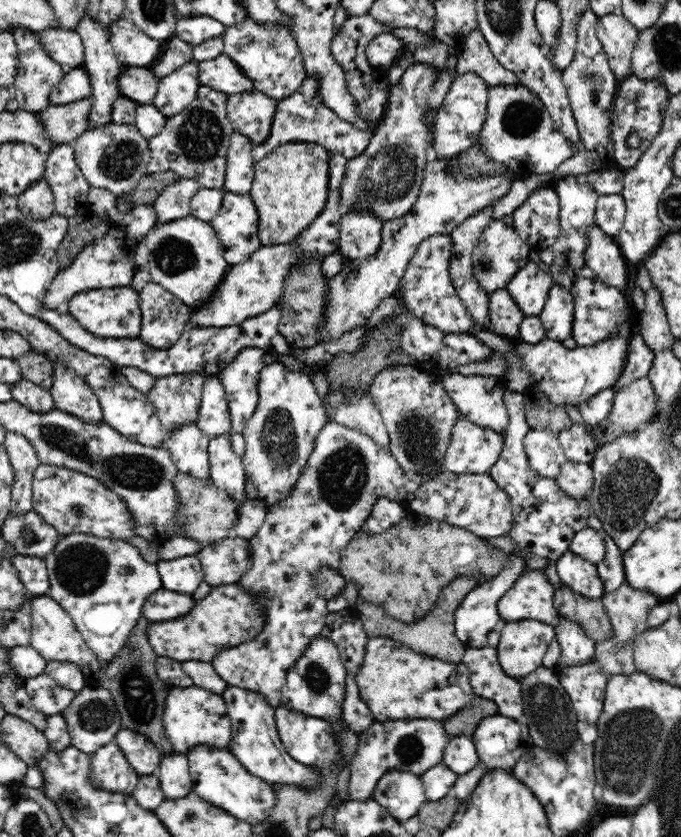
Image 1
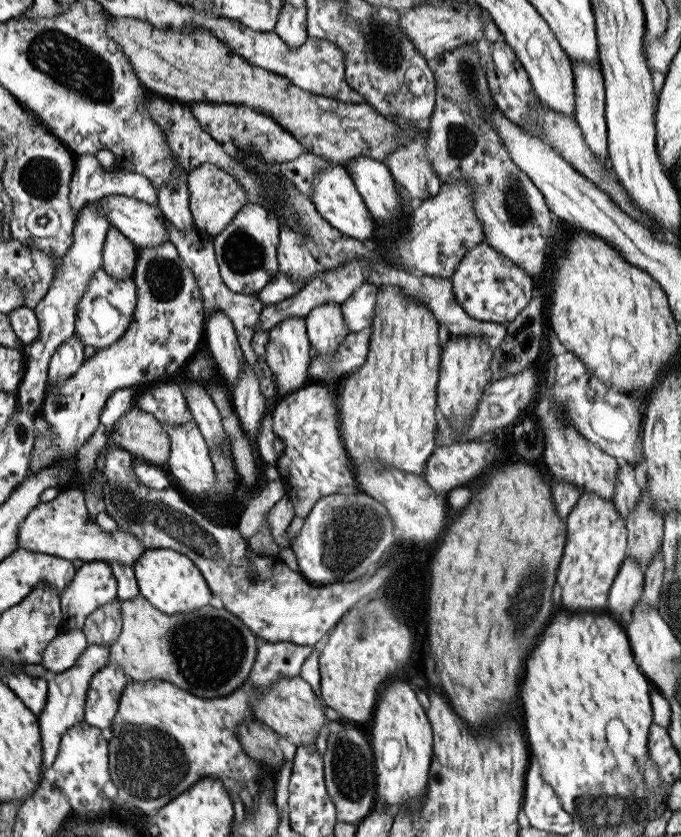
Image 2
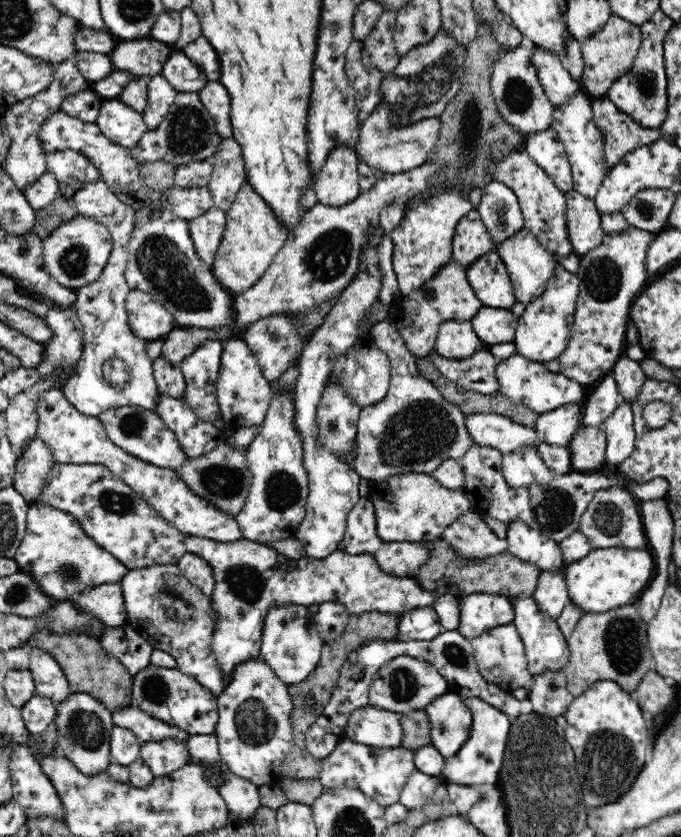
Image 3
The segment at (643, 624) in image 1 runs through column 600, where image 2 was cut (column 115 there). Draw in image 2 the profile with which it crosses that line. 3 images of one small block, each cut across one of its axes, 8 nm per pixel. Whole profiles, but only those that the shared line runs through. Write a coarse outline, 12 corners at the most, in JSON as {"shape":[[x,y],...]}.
{"shape":[[121,601],[107,665],[194,696],[239,689],[258,636],[206,605]]}

